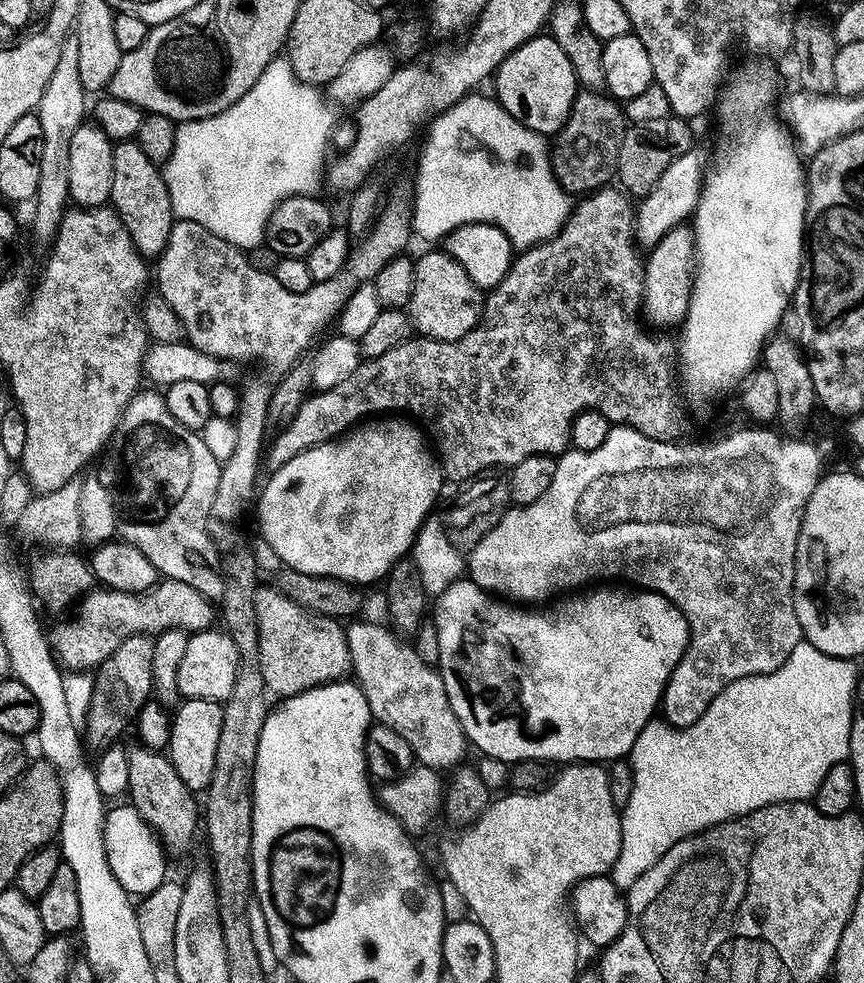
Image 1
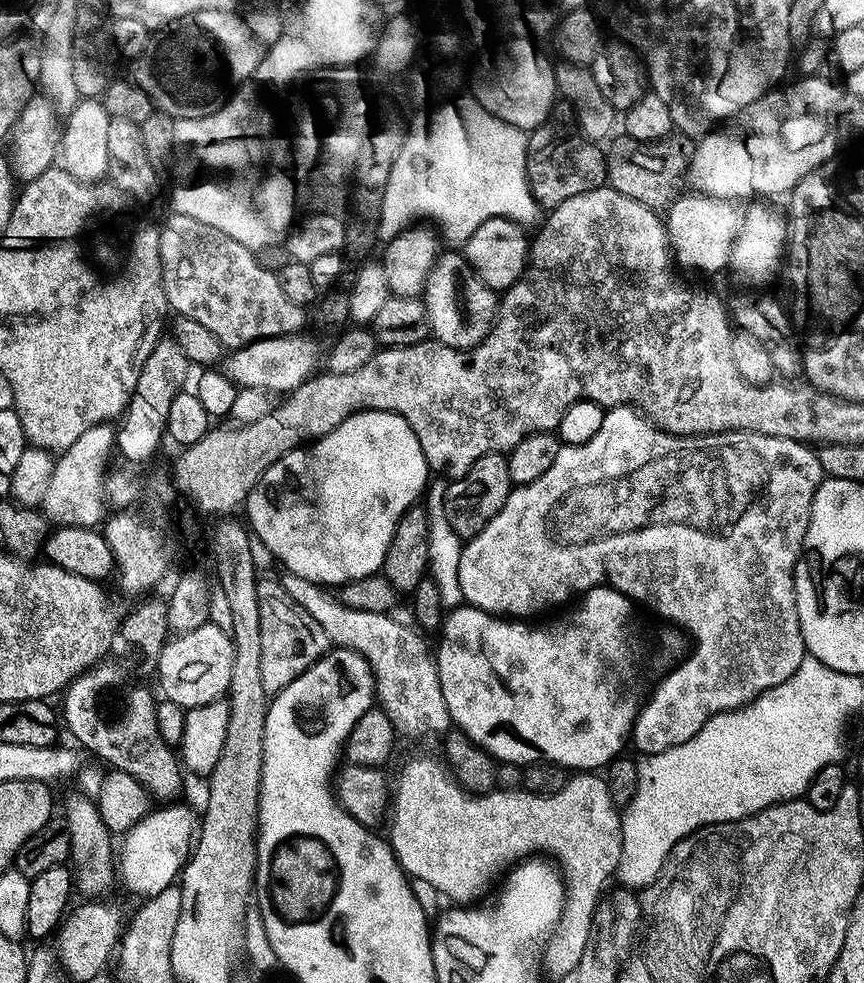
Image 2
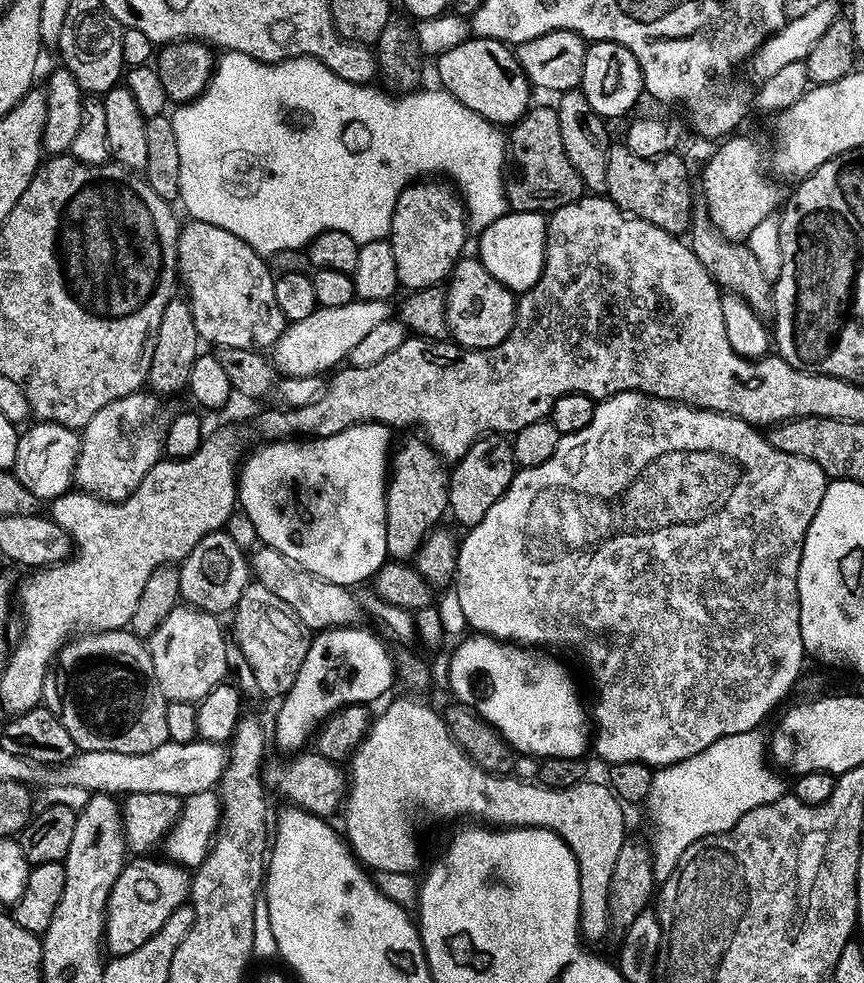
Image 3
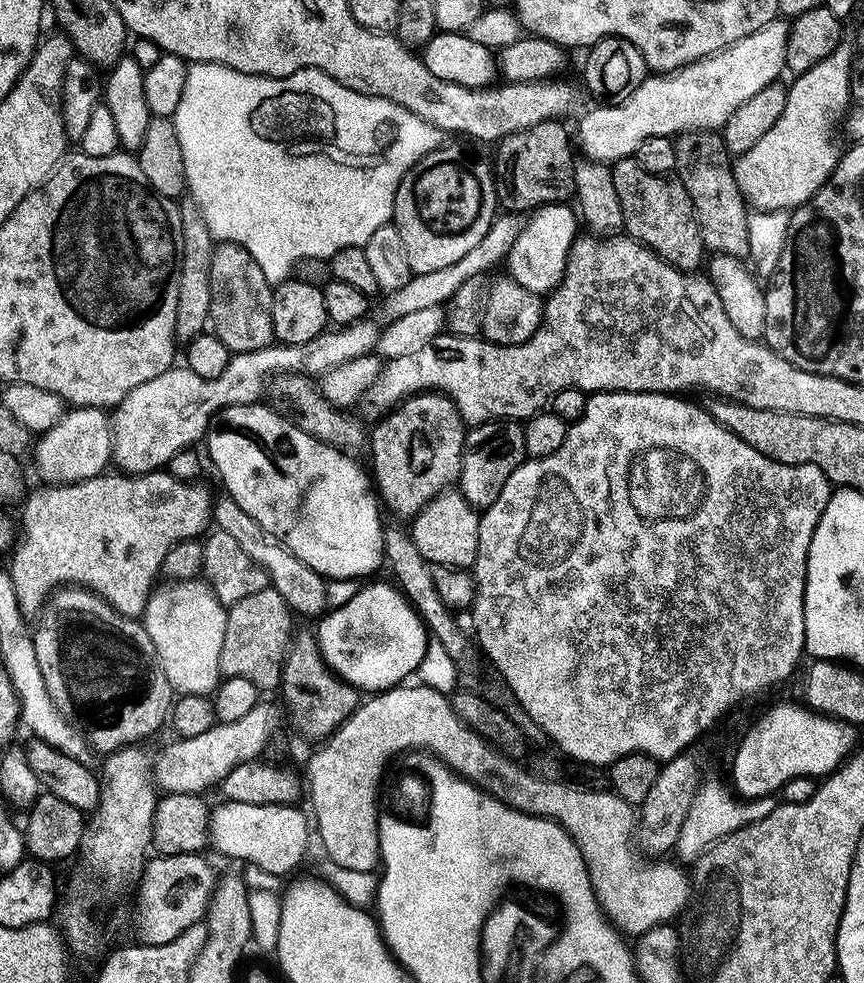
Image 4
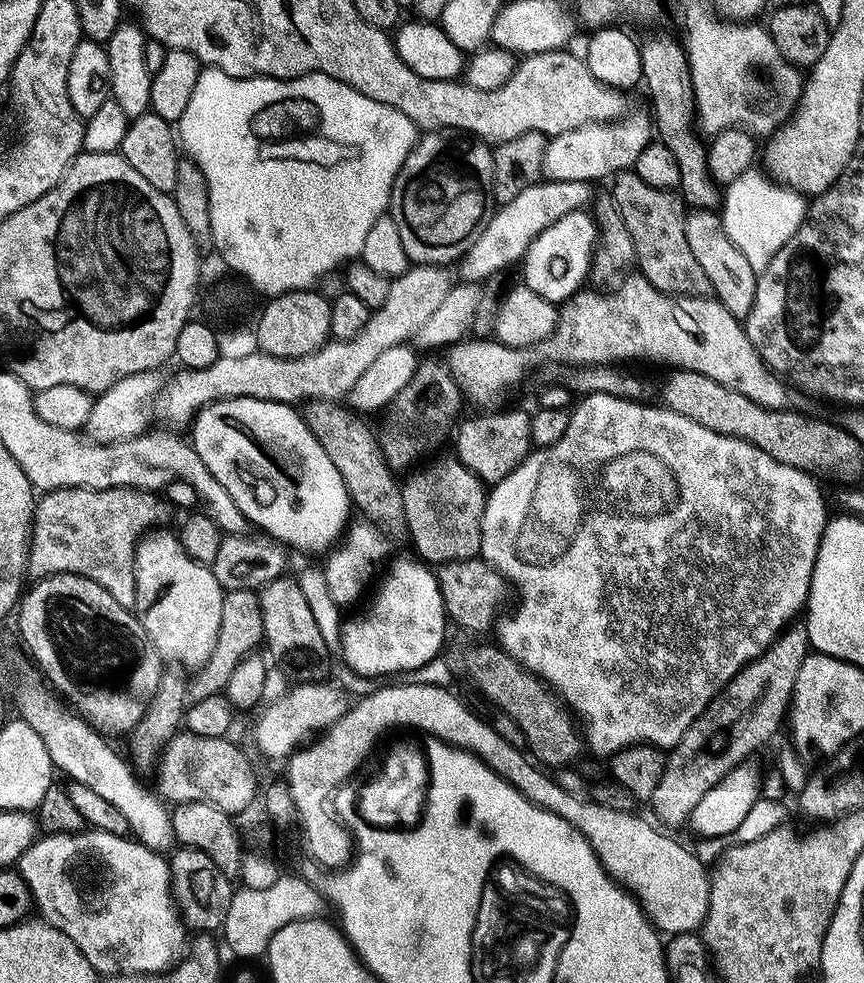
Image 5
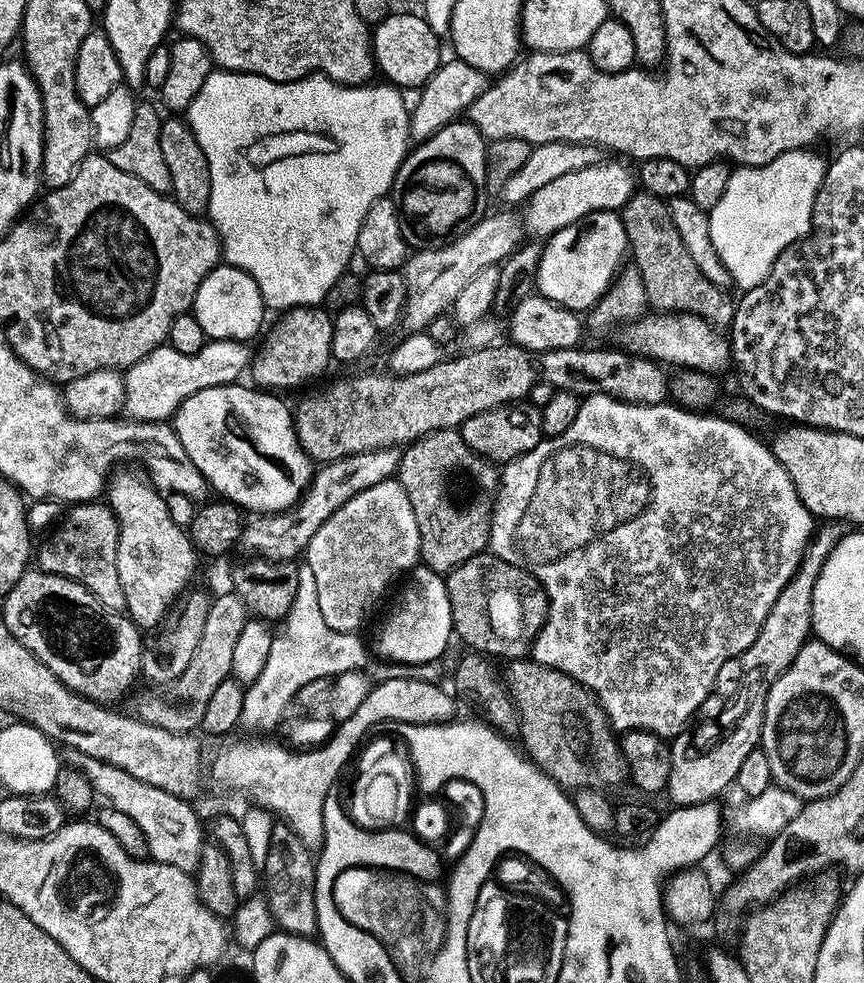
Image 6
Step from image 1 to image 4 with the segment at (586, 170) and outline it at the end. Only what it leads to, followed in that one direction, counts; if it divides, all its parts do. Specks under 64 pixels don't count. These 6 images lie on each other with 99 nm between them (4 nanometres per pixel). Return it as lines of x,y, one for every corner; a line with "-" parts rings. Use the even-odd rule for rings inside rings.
543,120
538,126
503,136
495,145
494,179
496,199
501,209
512,214
524,214
542,204
567,201
573,195
574,159
568,146
570,132
562,125
560,120

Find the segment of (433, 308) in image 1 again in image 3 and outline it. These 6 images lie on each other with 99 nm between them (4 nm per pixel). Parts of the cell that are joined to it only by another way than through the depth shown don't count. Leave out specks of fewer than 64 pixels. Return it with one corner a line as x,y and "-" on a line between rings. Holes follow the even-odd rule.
461,255
446,281
446,318
451,339
461,348
493,348
510,334
516,321
517,297
482,266
475,256

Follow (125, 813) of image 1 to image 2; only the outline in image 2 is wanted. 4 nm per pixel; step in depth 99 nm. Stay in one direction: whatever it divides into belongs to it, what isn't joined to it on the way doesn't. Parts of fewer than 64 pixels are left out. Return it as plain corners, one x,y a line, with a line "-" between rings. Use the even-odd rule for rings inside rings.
172,802
149,811
143,819
129,829
121,840
122,850
118,852
118,876
123,884
140,898
154,896
166,887
173,885
192,848
196,820
192,818
191,810

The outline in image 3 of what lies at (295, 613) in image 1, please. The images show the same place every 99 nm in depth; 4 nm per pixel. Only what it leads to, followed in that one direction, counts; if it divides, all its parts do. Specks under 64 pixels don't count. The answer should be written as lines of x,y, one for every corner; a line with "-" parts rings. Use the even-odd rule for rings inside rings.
257,580
248,584
232,615
232,638
238,642
247,660
249,673
252,672
257,688
266,696
284,697
290,686
294,686
294,678
302,662
306,662
306,650
310,643
309,629
286,606
286,602
282,602
282,598
276,597

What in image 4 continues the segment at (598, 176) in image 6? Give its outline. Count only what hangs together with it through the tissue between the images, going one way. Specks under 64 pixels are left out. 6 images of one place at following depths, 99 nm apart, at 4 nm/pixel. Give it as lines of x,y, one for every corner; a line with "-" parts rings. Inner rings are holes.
497,215
492,221
490,230
486,230
482,242
478,242
478,246
474,246
474,250
470,250
470,254
458,258
458,262
454,262
454,266
446,266
446,270
430,270
430,274
414,274
410,278
410,282
406,282
406,286
402,286
402,290
387,293
383,297
385,317
388,320
397,320
402,318
402,314
414,314
414,310
428,310
445,305
470,278
488,274
488,271
499,260
501,263
507,257
510,246
514,244
514,238
520,233
521,227
522,220
519,215

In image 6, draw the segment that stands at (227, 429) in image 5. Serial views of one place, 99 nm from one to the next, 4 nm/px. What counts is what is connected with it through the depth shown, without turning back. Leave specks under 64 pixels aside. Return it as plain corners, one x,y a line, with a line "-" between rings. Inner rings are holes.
237,382
235,384
214,386
206,390
198,390
198,394
186,398
182,402
182,406
177,408
174,417
174,427
178,438
182,442
182,446
186,446
186,454
190,458
190,462
194,462
194,466
198,466
198,470
204,476
204,479
208,481
213,493
220,492
216,494
219,494
223,499
227,500
229,504
235,504
237,508
248,514
285,512
287,508
293,508
294,505
300,501
300,497
308,491
308,486
312,483
312,477
314,475
314,461
304,453
304,448
300,445
300,439
296,436
293,409
291,407
287,408
287,406
280,401
283,399
274,398
271,391
261,390
255,386
249,386
247,383
245,384
246,385
244,385
244,382

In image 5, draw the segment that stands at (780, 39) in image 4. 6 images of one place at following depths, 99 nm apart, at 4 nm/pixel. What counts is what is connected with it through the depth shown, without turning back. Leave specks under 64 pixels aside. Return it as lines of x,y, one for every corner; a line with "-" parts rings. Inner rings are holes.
647,111
634,112
607,124
578,126
578,130
566,130
551,137
540,167
543,179
558,182
607,181
618,172
635,169
638,154
653,139
654,124

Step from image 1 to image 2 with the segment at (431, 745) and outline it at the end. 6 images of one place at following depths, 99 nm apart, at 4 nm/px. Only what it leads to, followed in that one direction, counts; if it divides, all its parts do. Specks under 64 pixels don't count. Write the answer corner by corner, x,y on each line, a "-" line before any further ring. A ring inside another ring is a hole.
291,574
285,575
285,577
283,577
282,583
286,594
290,598
294,598
294,602
301,604
306,610
306,614
310,614
310,618
314,618
314,622
318,622
322,626
322,630
326,630
328,641
335,647
349,648
362,658
366,658
366,662
372,667
372,676
376,680
375,703
388,715
390,722
401,737
438,736
440,738
448,732
452,724
452,715
448,713
446,698
442,698
442,686
438,678
436,662
430,648
428,652
428,644
423,640
425,637
415,627
407,628
402,621
395,620
395,615
386,612
370,614
370,610
352,610
350,606
346,606
340,601
339,595
332,593
331,596
328,593
331,591
323,584
315,584
304,580
301,576

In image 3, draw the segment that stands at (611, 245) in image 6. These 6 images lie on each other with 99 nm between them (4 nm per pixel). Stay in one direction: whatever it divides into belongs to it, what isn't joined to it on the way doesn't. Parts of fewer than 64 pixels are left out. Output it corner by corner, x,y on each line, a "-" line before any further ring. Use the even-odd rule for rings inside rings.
511,210
498,217
490,226
486,226
484,231
479,233
480,252
478,259
502,286
506,286
513,294
522,294
530,290
538,282
538,278
544,269
544,255
548,249
548,222
543,212
513,212

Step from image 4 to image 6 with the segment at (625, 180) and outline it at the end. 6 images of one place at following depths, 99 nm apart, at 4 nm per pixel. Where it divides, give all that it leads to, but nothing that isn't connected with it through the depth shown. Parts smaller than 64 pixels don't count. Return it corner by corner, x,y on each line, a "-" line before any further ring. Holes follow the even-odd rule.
637,190
619,213
628,235
631,259
636,259
634,266
642,274
642,286
646,286
649,305
660,314
689,312
713,326
731,325
736,313
733,297
728,297
725,289
710,282
710,278
698,270
694,258
690,258
690,250
686,250
686,242
682,242
682,234
678,234
670,218
668,201

